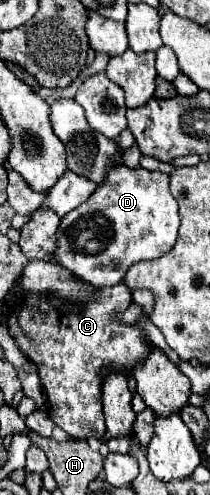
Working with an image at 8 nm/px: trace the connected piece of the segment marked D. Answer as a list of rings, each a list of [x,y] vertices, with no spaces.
[[[117,165],[97,191],[91,193],[87,203],[61,219],[53,263],[67,267],[95,287],[111,287],[123,279],[133,263],[167,253],[177,239],[179,221],[179,207],[169,191],[169,177],[165,173]]]

